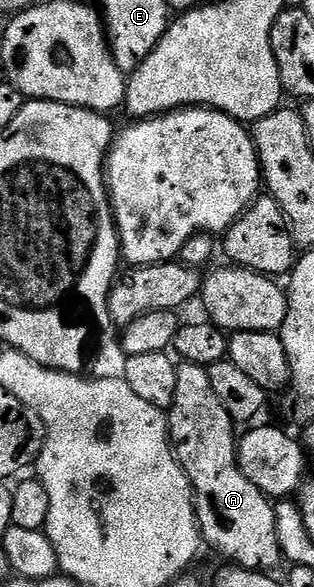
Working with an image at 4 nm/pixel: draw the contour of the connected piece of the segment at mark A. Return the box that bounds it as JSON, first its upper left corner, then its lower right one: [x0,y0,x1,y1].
[166,362,282,570]

